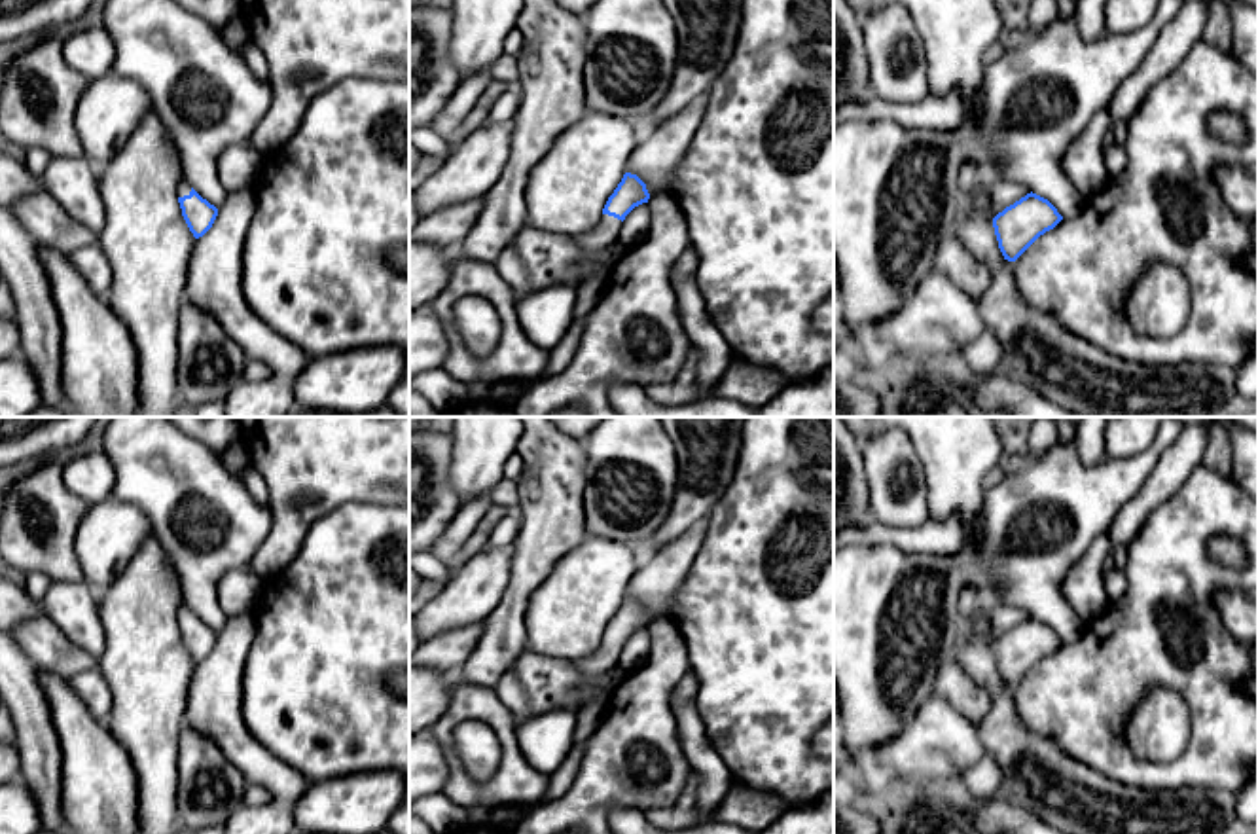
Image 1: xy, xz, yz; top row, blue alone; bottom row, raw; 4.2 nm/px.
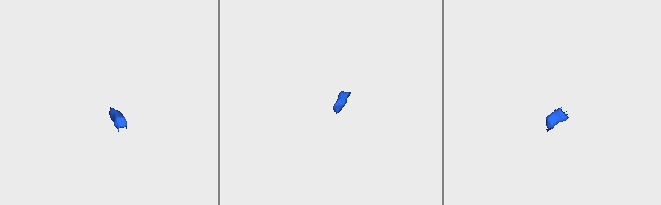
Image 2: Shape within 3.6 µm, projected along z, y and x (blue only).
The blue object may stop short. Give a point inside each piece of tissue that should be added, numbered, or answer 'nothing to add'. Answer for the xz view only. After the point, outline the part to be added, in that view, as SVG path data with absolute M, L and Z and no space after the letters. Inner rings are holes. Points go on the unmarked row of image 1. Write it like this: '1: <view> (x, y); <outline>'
1: xz (605, 658); M602 639L593 654L574 660L572 665L585 680L593 680L595 677L602 677L608 671L618 669L621 648L621 644Z

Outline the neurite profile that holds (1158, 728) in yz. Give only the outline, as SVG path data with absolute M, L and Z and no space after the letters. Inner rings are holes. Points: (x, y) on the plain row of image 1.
M1152 688L1131 709L1123 739L1139 760L1171 762L1188 745L1192 732L1184 699L1171 688Z

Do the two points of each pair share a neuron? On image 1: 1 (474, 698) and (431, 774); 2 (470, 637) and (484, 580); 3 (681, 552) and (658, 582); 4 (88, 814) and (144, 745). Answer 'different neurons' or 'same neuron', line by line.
1: different neurons
2: different neurons
3: same neuron
4: different neurons

